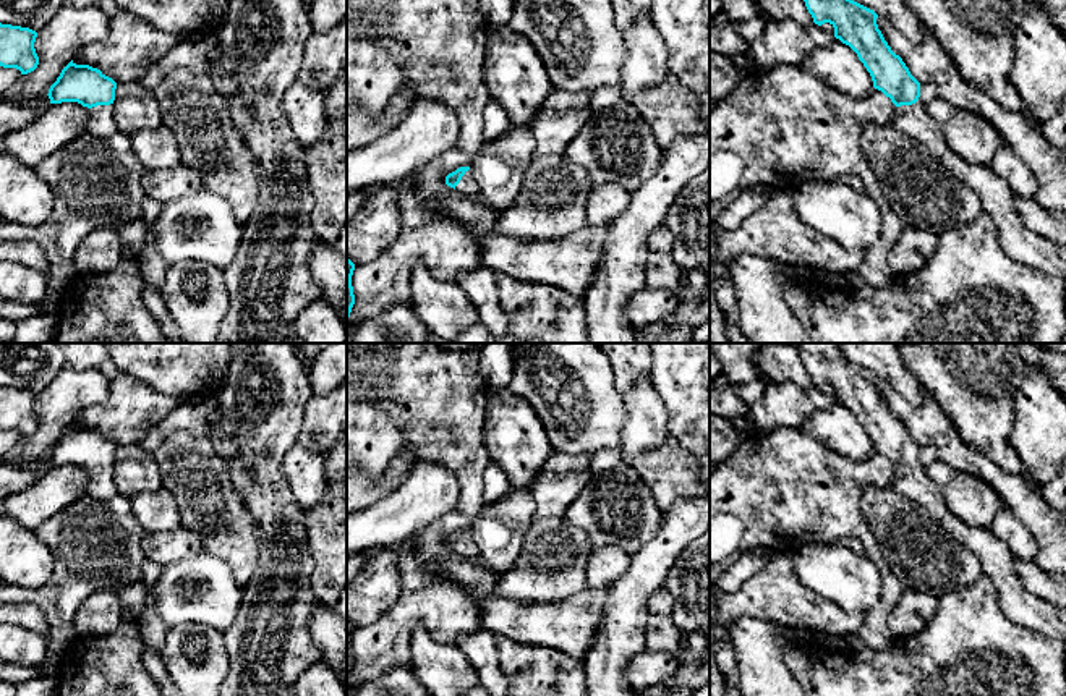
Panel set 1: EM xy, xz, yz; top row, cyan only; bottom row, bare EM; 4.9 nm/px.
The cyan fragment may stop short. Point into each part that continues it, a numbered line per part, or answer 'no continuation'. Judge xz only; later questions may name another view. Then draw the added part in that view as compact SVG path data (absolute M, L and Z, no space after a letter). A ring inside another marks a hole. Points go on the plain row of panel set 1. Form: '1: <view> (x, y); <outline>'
1: xz (467, 549); M470 533L465 534L460 545L455 549L455 554L462 558L471 558L478 554L478 547L471 542Z

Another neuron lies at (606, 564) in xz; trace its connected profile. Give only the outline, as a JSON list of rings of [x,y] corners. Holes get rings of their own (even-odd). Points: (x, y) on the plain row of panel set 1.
[[[616,545],[591,549],[588,554],[588,588],[611,588],[630,567],[630,555]]]

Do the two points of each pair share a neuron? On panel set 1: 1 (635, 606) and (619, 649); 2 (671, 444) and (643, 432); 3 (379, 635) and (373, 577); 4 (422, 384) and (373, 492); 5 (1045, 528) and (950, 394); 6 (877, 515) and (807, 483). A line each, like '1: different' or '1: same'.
1: same
2: different
3: different
4: different
5: different
6: different

